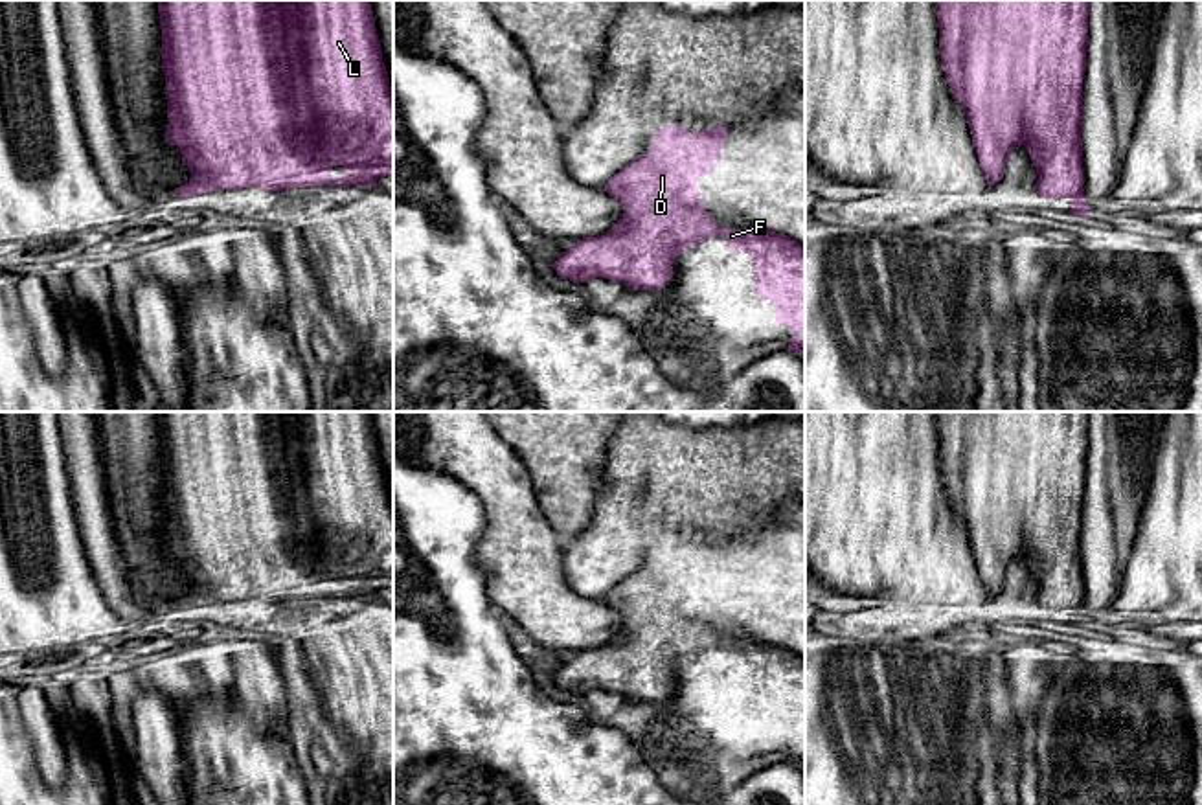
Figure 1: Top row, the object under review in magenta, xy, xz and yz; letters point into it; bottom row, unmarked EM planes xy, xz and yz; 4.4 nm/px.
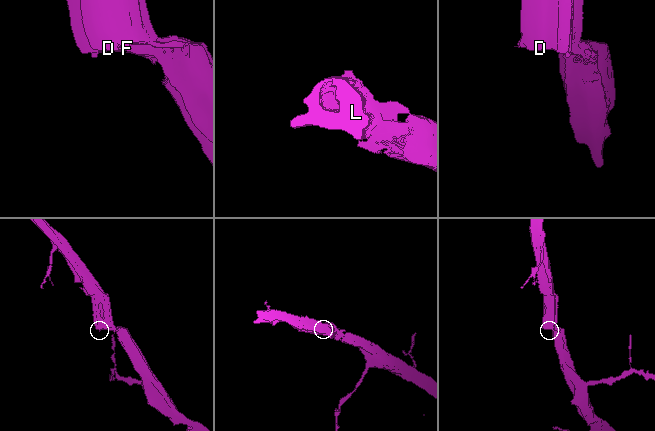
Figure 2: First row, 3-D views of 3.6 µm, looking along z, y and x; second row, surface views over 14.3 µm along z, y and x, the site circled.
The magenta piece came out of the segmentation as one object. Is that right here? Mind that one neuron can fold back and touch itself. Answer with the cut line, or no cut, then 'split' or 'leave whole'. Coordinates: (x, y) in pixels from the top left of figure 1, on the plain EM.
cut none; leave whole

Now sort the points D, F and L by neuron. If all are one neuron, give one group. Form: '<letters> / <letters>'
D F L

